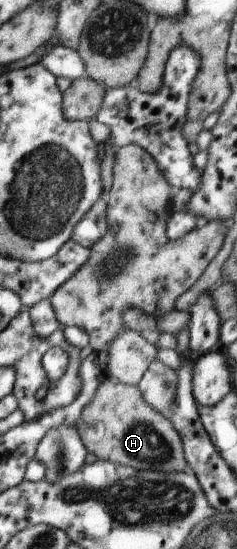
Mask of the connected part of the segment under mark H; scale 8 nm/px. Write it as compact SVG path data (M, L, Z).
M111 378L96 386L92 400L82 408L74 426L87 452L98 459L109 460L137 471L182 472L187 470L182 439L170 420L144 402L138 386L124 384Z

